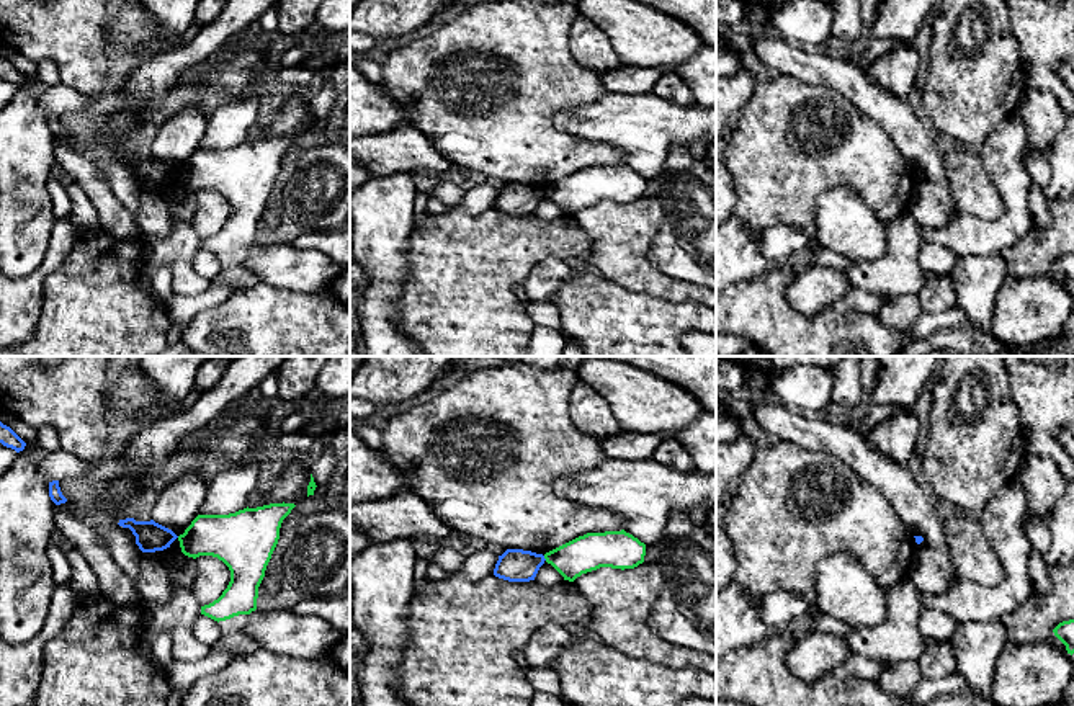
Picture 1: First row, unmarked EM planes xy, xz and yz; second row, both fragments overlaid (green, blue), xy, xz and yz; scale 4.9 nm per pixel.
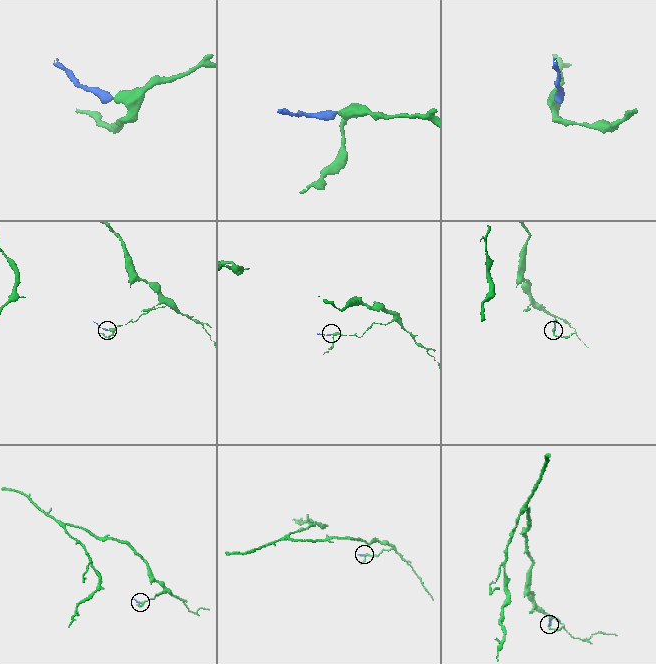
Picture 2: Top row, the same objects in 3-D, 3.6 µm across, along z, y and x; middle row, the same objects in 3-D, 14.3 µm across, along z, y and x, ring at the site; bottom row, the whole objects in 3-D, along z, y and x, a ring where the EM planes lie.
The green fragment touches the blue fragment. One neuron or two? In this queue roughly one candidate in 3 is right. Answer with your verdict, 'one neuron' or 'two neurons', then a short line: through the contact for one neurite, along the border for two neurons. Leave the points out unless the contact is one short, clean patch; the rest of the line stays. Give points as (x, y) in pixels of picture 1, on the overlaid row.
two neurons; line xz (543, 556), (546, 559)

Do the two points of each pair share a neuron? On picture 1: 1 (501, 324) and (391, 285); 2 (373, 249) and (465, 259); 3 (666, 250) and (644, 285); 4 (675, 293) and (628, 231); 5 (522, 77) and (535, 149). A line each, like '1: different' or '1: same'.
1: different
2: different
3: different
4: same
5: same

